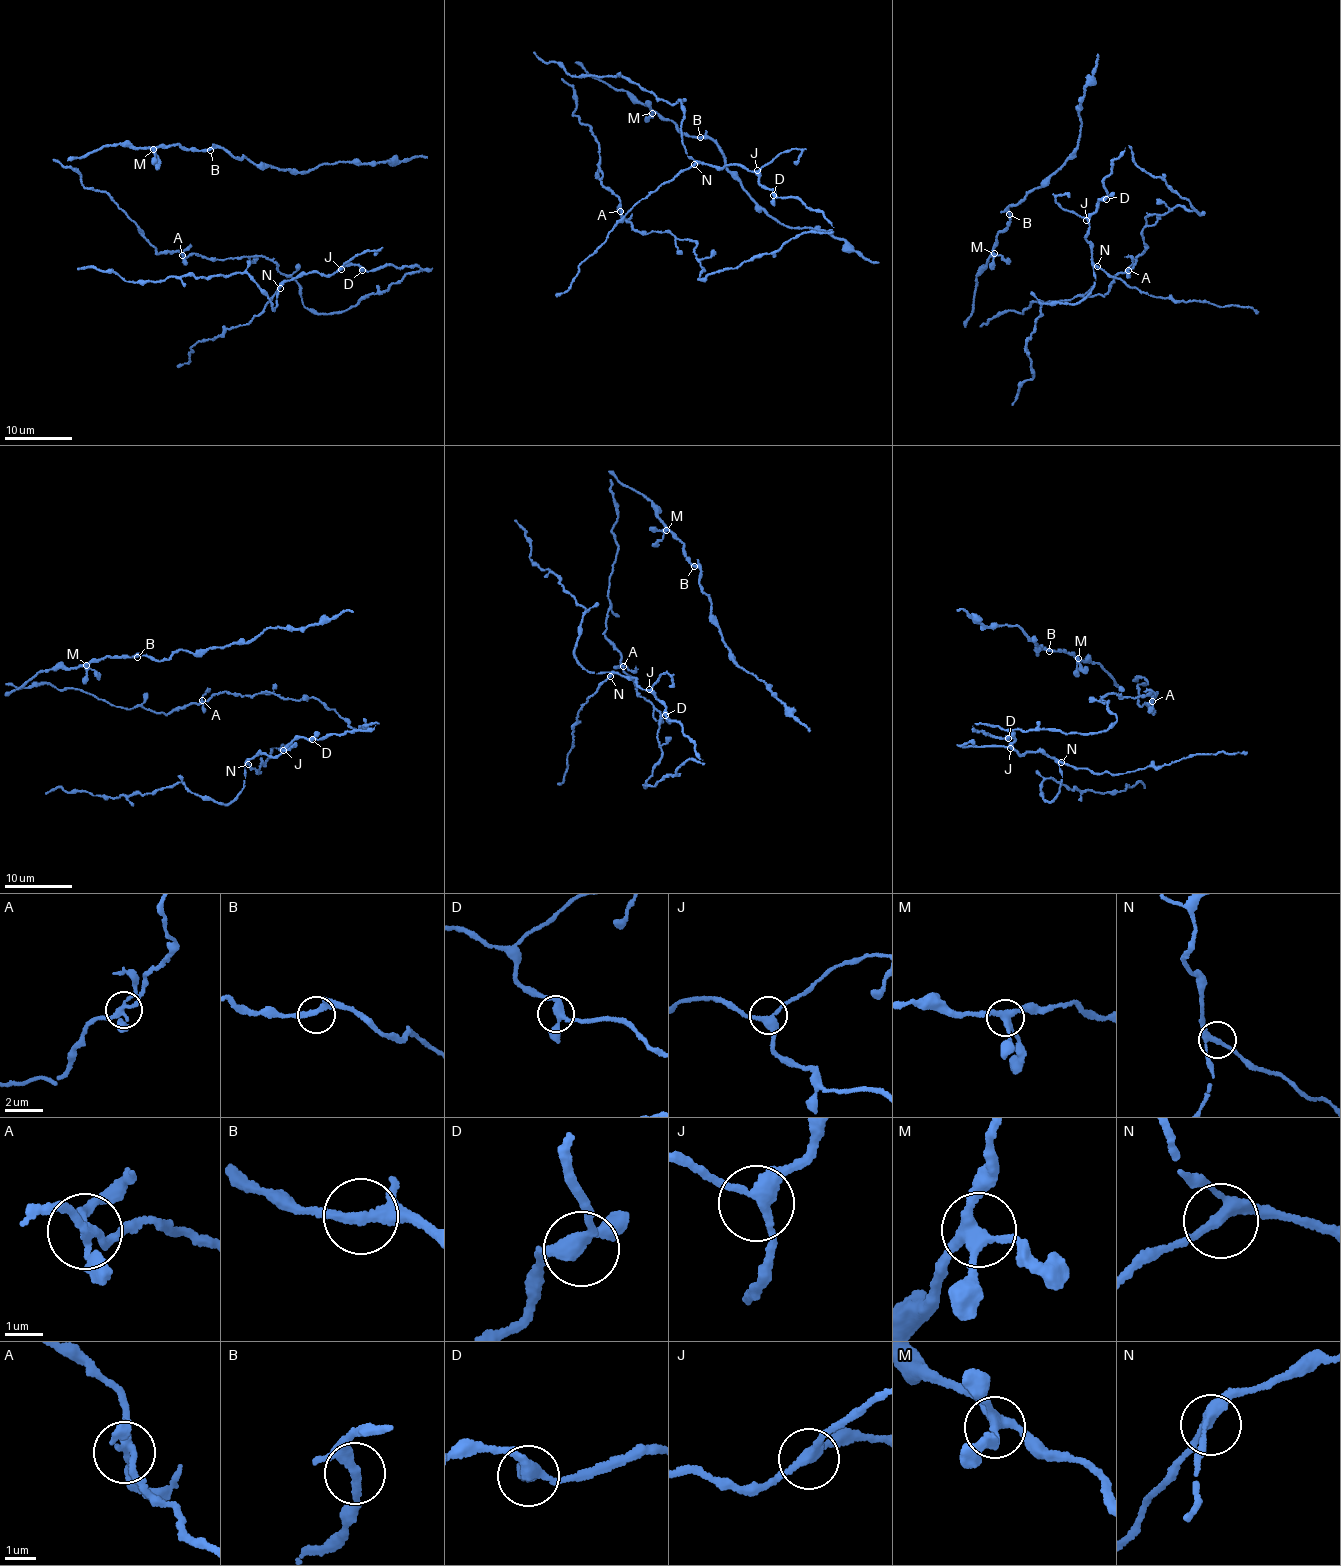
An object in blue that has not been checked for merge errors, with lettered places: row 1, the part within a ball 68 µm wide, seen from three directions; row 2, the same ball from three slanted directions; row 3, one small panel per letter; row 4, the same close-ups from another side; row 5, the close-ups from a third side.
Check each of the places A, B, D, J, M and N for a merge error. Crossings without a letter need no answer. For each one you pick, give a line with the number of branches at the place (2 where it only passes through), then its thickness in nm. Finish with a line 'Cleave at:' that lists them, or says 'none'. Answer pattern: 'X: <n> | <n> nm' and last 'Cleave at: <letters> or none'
A: 4 | 200 nm
Cleave at: A

